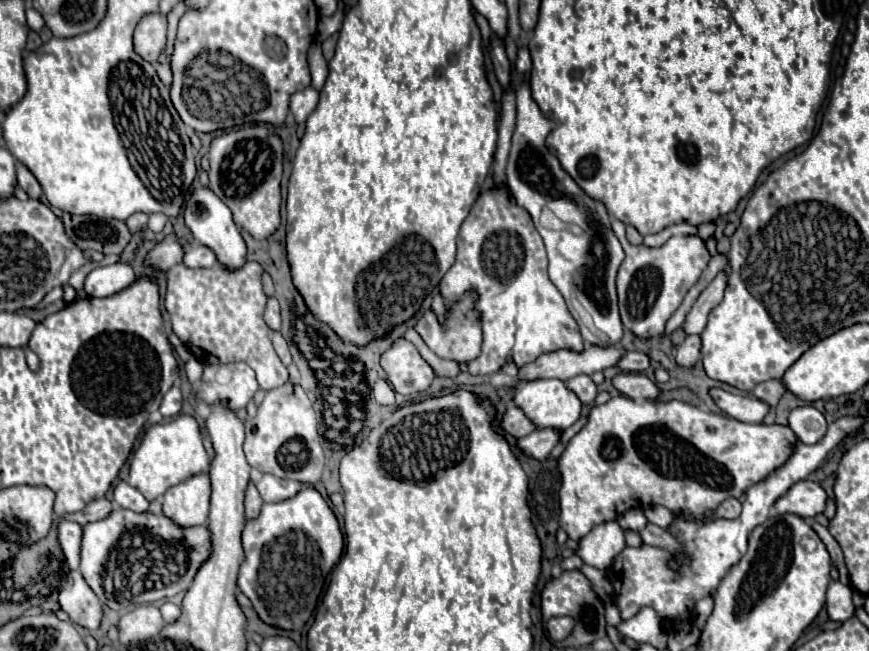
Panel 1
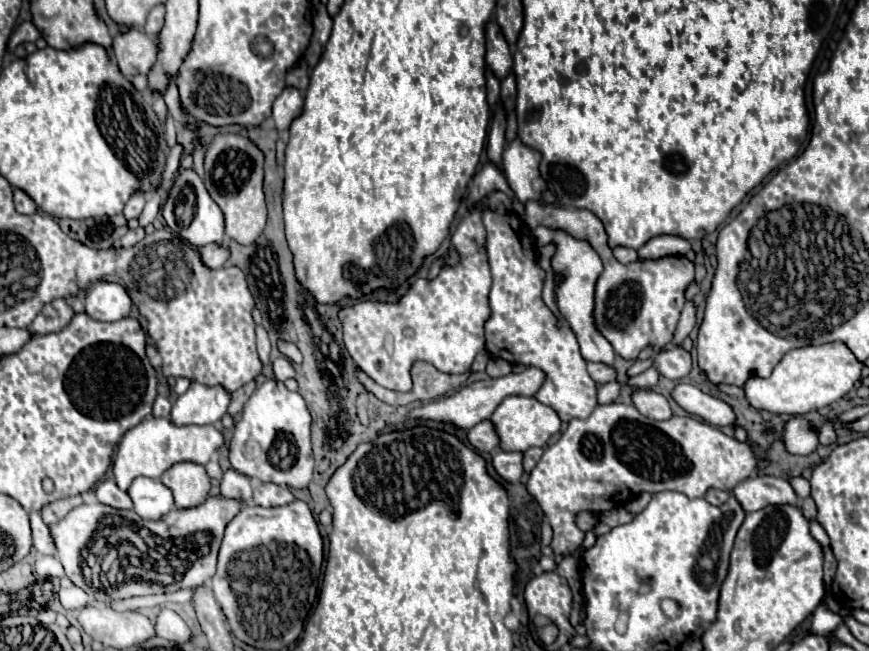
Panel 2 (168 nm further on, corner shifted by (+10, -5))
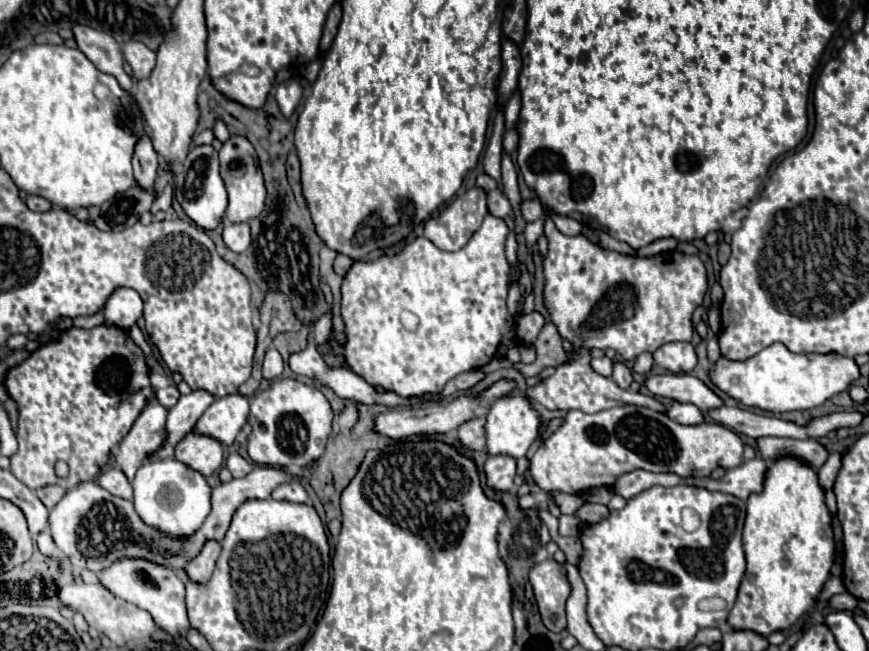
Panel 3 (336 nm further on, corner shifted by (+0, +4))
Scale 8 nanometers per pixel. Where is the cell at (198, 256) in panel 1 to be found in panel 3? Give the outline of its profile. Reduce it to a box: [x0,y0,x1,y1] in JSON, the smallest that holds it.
[222,222,250,252]

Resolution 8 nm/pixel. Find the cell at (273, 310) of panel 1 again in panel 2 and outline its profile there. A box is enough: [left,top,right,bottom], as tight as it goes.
[256,325,270,363]

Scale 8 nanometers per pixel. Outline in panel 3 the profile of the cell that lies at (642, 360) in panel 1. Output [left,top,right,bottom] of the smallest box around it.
[590,356,612,378]

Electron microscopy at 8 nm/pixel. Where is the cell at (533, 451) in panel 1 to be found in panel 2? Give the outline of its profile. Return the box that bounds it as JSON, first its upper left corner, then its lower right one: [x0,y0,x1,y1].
[492,449,524,483]

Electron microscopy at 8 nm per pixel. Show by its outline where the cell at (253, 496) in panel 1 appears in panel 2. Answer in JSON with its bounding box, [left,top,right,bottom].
[222,469,252,503]

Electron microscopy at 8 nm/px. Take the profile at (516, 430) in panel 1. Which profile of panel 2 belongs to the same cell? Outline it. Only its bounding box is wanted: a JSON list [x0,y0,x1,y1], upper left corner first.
[468,419,500,453]

